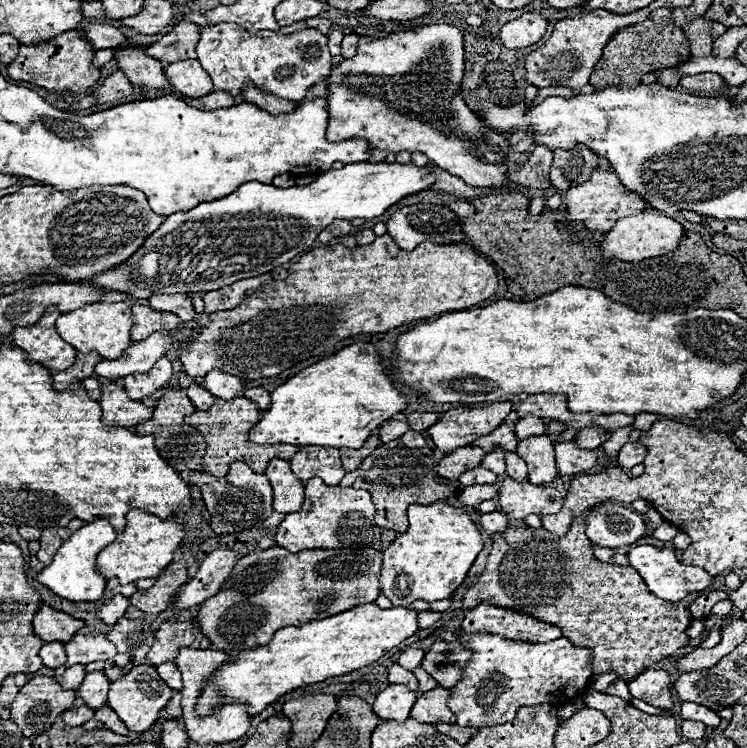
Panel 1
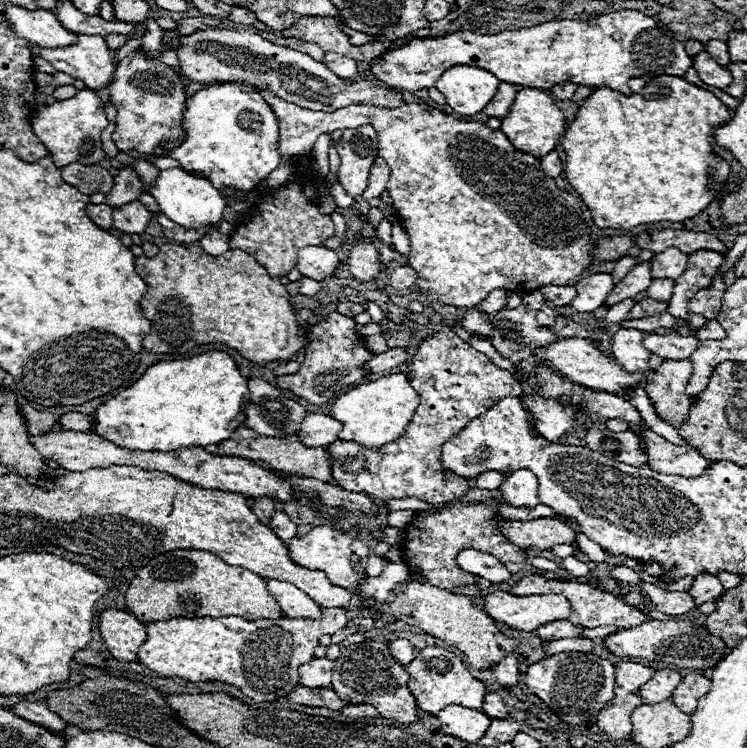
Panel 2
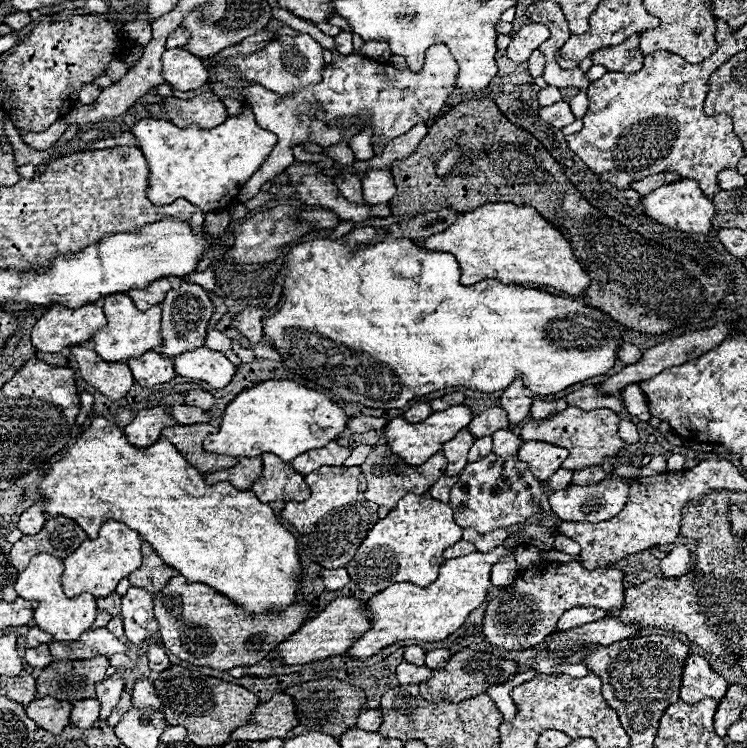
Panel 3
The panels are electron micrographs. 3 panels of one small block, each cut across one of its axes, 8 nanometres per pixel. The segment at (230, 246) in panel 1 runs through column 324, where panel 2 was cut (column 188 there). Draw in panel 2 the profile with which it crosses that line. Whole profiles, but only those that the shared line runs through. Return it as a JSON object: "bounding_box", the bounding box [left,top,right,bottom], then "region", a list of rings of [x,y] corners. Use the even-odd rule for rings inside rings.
{"bounding_box":[150,168,226,228],"region":[[[168,168],[160,170],[156,182],[150,188],[150,194],[156,198],[160,212],[170,218],[172,222],[186,226],[186,228],[198,228],[206,224],[218,224],[222,220],[222,210],[226,208],[224,196],[210,184],[206,178],[198,178],[182,168]]]}

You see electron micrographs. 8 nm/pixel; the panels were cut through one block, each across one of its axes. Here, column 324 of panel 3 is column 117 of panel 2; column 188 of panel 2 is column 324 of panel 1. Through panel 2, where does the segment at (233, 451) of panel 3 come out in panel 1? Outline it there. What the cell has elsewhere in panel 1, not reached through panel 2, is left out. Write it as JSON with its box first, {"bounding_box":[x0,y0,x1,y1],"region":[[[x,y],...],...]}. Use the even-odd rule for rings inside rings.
{"bounding_box":[250,342,406,450],"region":[[[358,342],[300,370],[272,392],[272,406],[250,430],[256,444],[300,444],[358,450],[372,430],[406,408],[406,396],[394,386],[390,370],[370,342]]]}

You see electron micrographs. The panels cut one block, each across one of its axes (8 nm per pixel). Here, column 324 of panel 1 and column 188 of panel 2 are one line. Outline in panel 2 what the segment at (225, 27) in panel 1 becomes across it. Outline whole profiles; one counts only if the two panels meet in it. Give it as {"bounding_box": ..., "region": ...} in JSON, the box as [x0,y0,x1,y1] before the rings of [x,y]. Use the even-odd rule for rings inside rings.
{"bounding_box":[178,30,404,112],"region":[[[198,30],[182,38],[182,48],[178,50],[180,70],[192,82],[246,82],[258,88],[268,88],[276,96],[310,110],[334,112],[352,104],[370,104],[394,108],[404,104],[404,96],[398,92],[384,90],[370,80],[360,80],[354,84],[344,84],[330,68],[316,62],[304,52],[276,46],[264,40],[254,30]]]}

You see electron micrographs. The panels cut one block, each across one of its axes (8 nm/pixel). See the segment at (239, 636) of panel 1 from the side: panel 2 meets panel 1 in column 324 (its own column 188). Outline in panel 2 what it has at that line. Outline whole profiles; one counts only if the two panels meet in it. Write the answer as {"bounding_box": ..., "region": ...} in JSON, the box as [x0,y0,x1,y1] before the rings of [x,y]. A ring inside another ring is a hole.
{"bounding_box":[126,550,282,622],"region":[[[170,550],[152,558],[130,580],[126,606],[140,622],[202,616],[240,616],[246,620],[280,618],[282,610],[270,596],[266,580],[240,566],[230,566],[206,550]]]}

